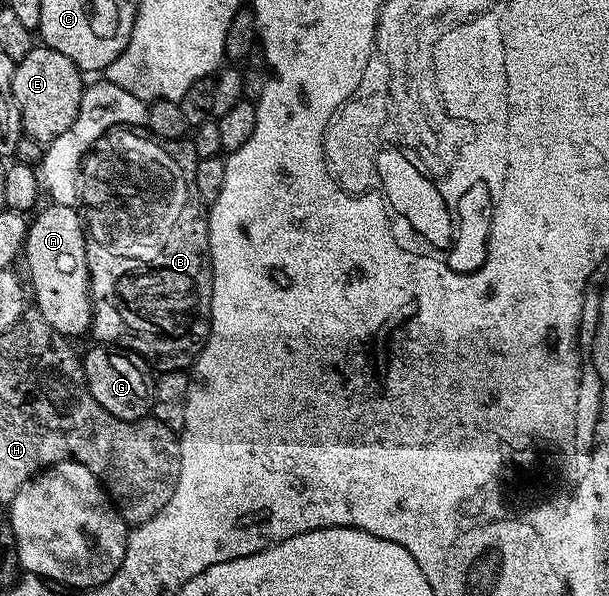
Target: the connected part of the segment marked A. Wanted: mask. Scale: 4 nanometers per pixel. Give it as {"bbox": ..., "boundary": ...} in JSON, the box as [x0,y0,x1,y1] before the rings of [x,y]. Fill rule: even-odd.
{"bbox":[23,206,92,336],"boundary":[[[57,206],[37,209],[28,224],[28,235],[24,237],[23,261],[28,261],[30,294],[36,297],[35,309],[58,333],[65,336],[89,333],[92,325],[92,291],[88,288],[88,261],[84,239],[84,219],[76,206]]]}

